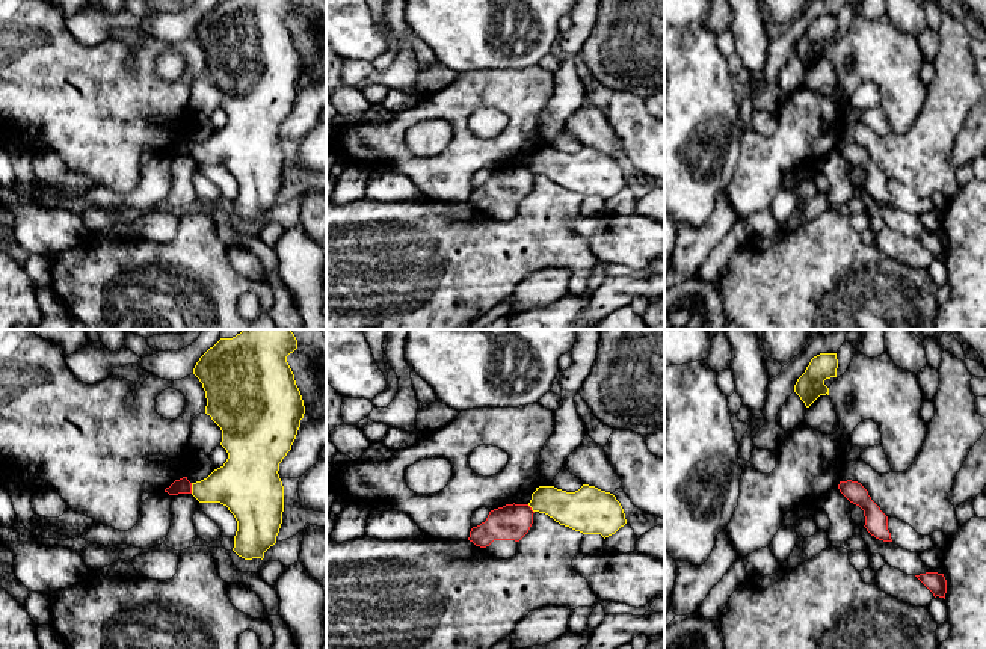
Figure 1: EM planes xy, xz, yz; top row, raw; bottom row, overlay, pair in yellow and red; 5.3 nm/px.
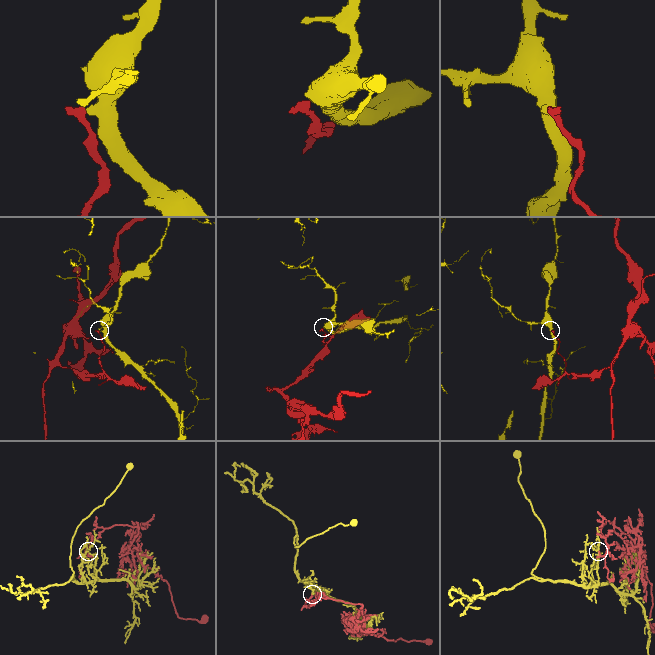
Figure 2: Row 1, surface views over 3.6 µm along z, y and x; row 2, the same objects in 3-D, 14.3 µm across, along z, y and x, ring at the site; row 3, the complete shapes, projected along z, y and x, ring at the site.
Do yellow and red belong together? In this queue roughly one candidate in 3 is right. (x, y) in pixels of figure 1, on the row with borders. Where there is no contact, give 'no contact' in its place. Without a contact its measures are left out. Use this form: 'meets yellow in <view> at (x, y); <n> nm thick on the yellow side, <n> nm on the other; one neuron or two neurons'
meets yellow in xy at (192, 488); 260 nm thick on the yellow side, 80 nm on the other; two neurons

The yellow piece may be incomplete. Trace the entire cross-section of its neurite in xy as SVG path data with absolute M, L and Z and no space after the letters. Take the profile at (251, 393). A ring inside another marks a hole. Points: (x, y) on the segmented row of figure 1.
M243 329L233 338L220 338L193 368L205 391L205 414L220 427L220 445L226 450L228 459L207 478L192 483L192 495L199 503L220 503L228 507L237 521L233 551L245 560L263 560L264 552L276 543L282 524L284 486L278 474L279 463L291 450L305 414L300 391L287 362L287 356L296 349L297 340L291 329Z

